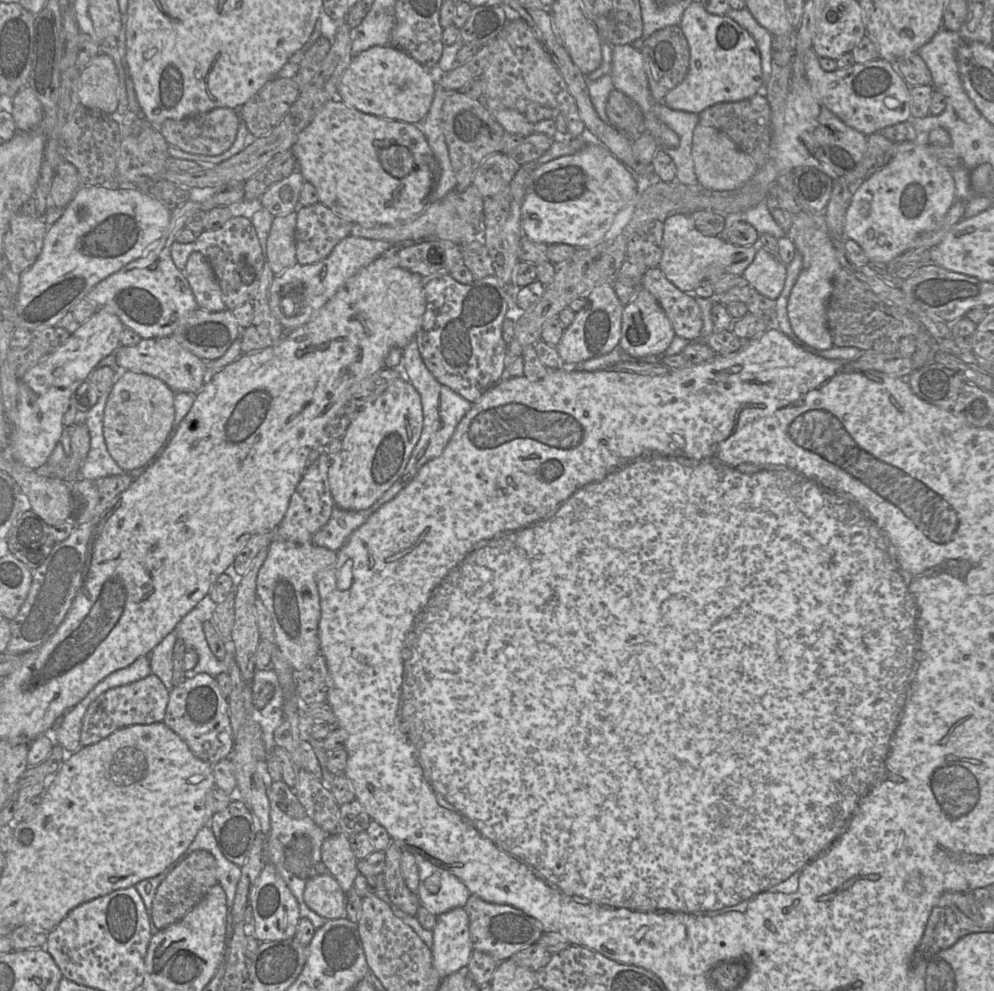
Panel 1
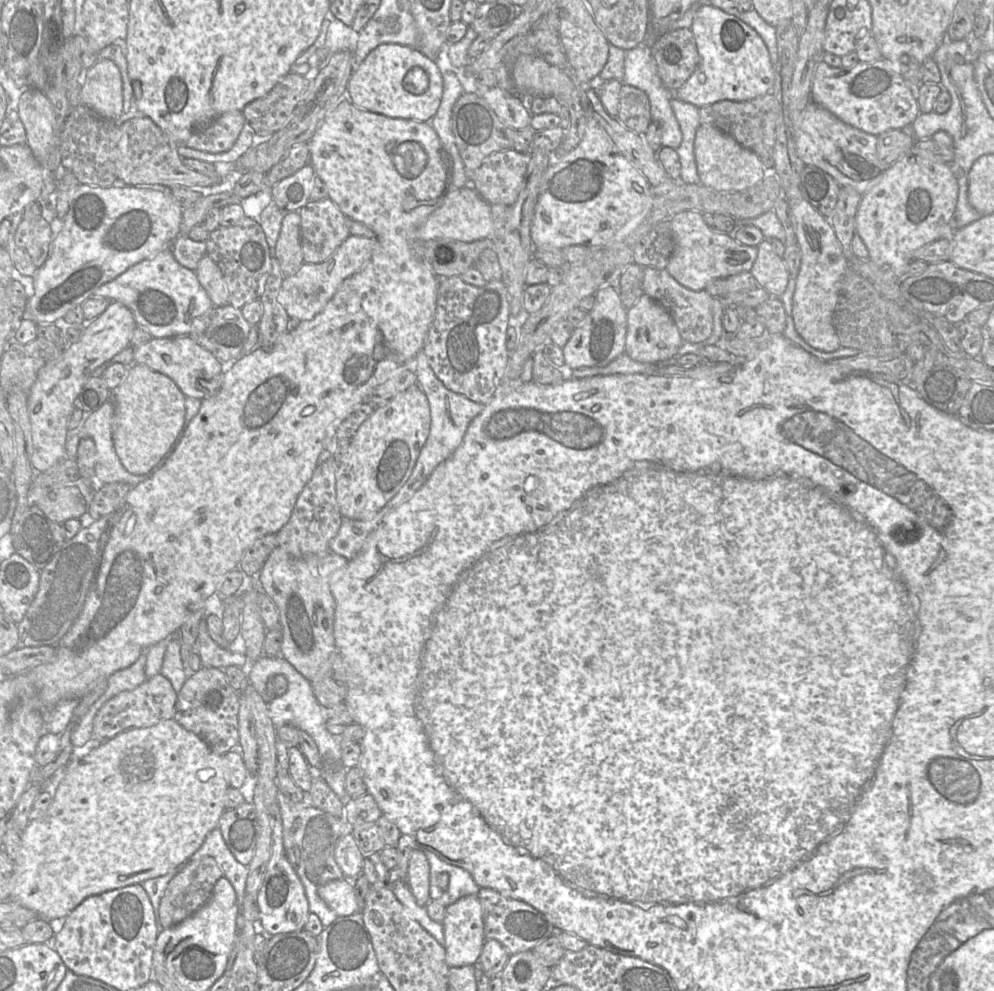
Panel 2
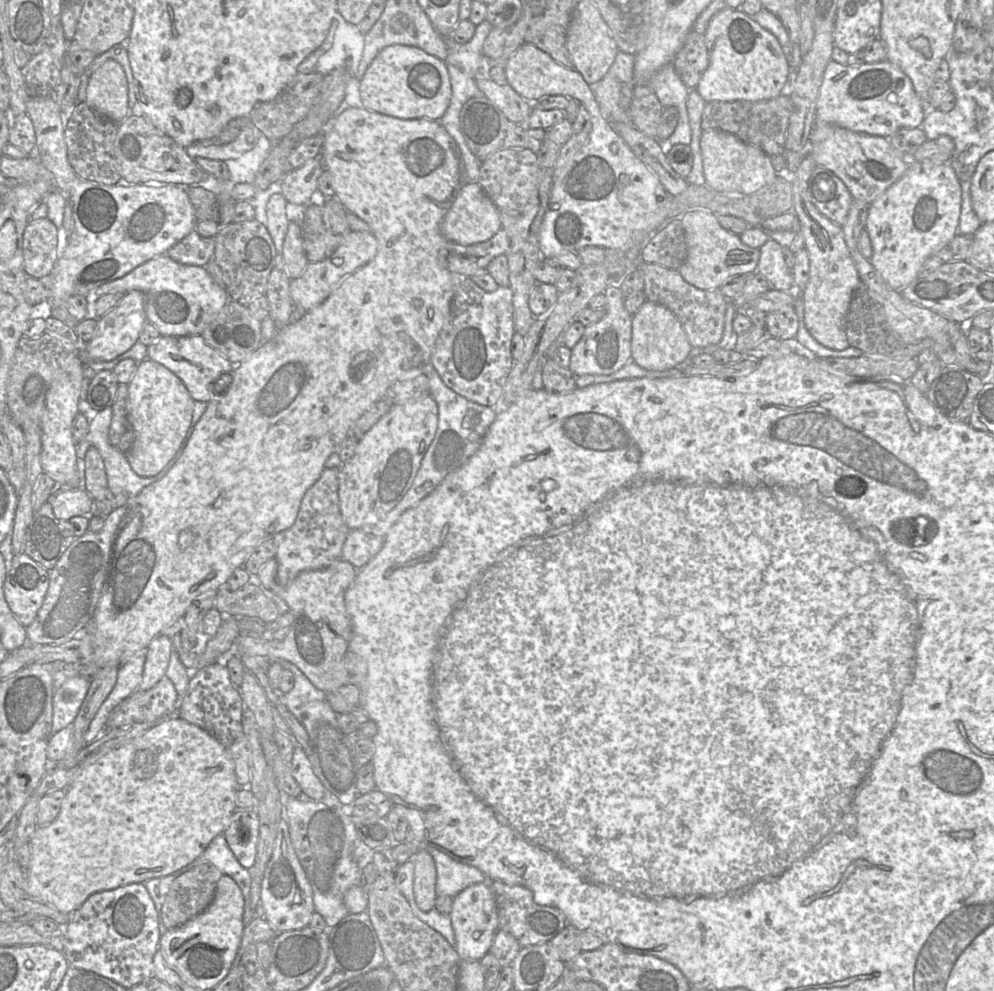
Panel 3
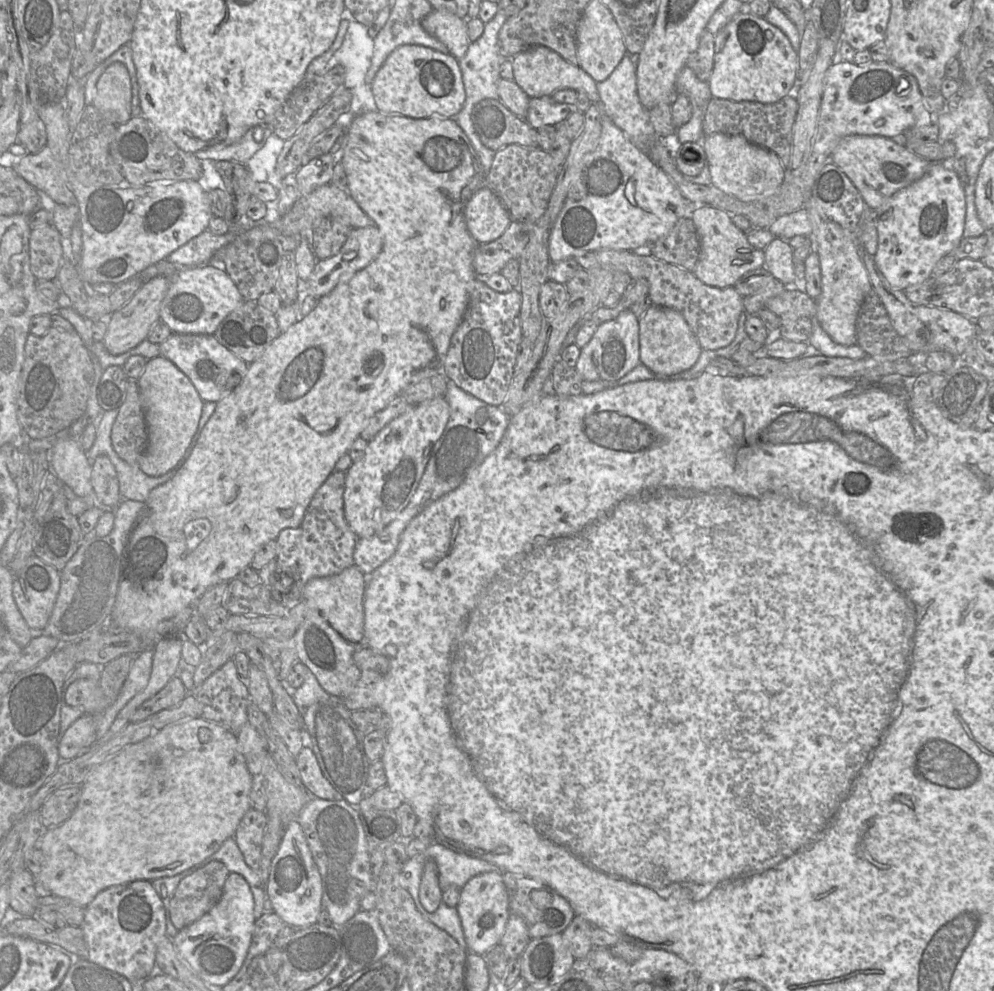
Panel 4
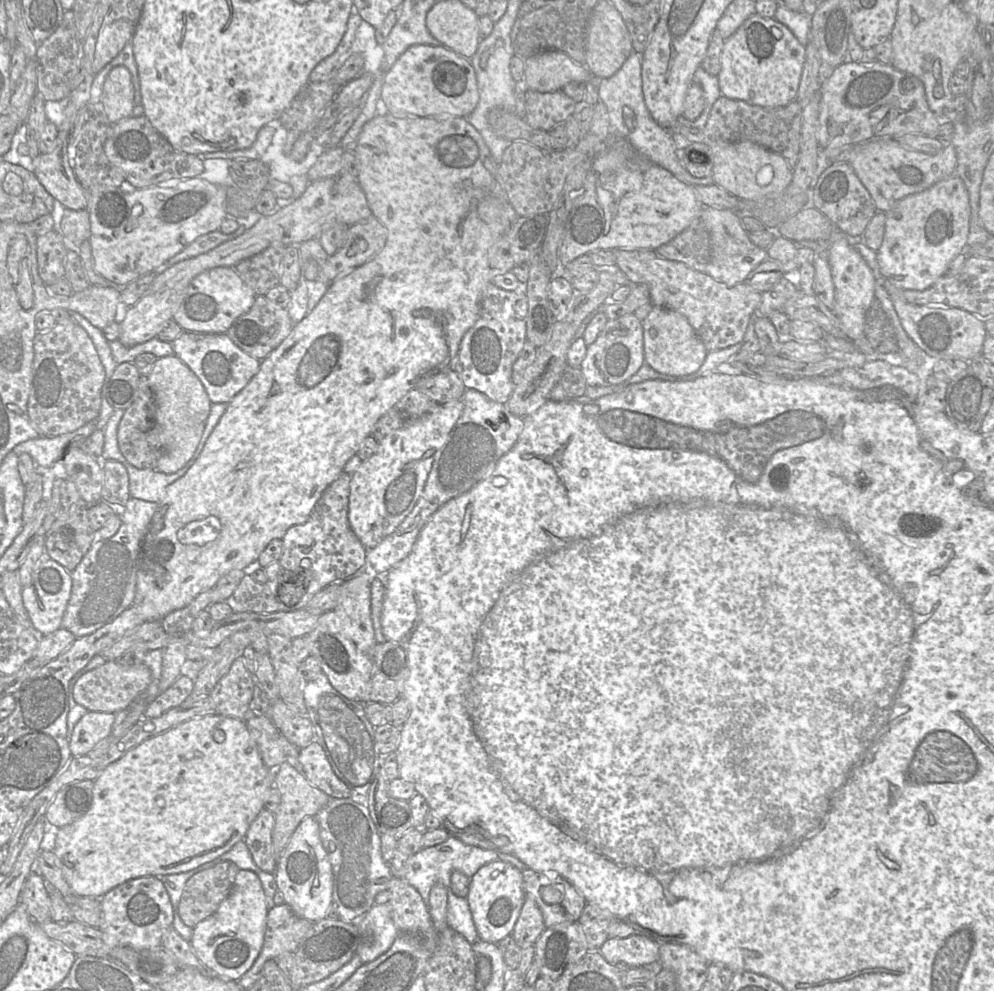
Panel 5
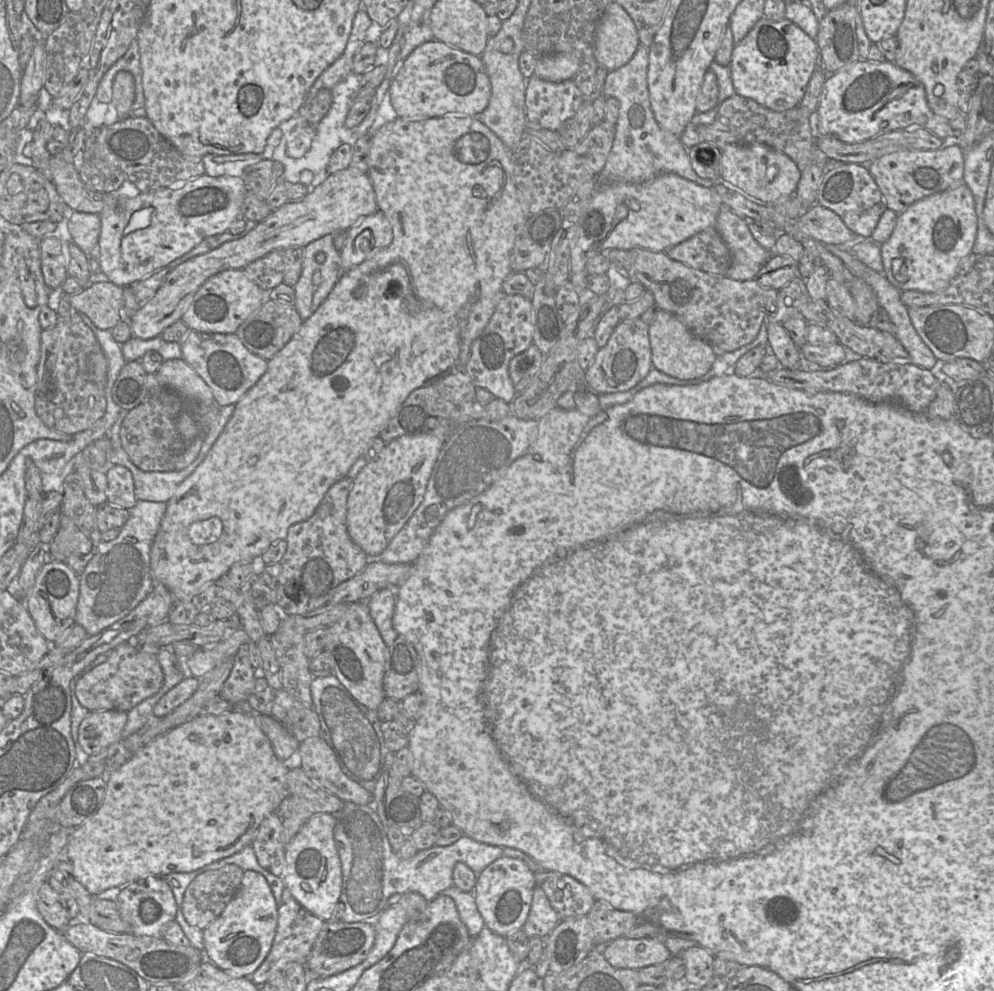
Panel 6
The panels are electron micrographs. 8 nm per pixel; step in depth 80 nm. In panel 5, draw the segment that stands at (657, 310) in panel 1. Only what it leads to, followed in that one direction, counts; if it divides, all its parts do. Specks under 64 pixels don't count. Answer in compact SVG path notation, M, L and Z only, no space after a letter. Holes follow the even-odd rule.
M653 306L641 322L645 363L660 373L678 377L693 374L700 369L708 351L685 316L667 308Z

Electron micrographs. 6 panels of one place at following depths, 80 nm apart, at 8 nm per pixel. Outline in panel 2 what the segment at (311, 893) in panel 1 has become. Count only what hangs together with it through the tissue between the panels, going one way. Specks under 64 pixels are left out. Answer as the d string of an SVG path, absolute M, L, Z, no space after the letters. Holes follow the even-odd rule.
M346 879L331 880L319 886L317 892L338 916L348 916L361 911L356 900L354 886Z

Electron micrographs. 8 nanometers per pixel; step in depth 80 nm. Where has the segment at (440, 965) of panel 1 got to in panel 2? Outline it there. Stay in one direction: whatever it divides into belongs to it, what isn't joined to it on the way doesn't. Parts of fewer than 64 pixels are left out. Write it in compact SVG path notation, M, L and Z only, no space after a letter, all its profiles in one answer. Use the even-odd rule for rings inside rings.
M478 895L461 897L447 906L441 923L447 965L454 968L476 964L486 941Z

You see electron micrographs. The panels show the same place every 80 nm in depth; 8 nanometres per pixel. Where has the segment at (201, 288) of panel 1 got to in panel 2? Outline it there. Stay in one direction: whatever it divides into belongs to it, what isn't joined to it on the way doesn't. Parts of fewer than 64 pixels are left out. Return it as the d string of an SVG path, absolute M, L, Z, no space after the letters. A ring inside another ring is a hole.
M204 255L201 258L195 273L214 307L229 304L228 290L222 273L216 263L208 255Z

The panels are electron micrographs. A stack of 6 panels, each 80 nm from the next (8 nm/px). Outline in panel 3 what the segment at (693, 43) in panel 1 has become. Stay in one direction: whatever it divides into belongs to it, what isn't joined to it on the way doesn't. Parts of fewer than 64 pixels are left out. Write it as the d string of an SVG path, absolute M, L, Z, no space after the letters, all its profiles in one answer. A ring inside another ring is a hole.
M726 7L712 17L704 33L704 40L709 55L709 66L694 89L705 102L757 102L787 92L789 82L792 81L792 70L783 48L773 34L762 28L749 15L741 10Z

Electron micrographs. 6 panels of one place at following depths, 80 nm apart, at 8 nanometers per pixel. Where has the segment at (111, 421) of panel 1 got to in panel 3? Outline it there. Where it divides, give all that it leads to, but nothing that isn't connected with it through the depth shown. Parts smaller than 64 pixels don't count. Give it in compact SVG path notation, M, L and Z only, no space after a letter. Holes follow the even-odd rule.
M146 358L138 363L128 384L128 421L134 431L134 442L125 454L132 470L141 477L159 474L187 443L194 399L183 382L162 364Z

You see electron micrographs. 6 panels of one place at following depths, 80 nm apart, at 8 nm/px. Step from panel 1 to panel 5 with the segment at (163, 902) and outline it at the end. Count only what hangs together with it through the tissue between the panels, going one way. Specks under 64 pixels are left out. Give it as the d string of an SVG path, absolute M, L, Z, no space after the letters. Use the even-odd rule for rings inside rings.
M223 861L190 877L178 904L183 923L193 928L211 916L230 894L239 870L235 863Z

